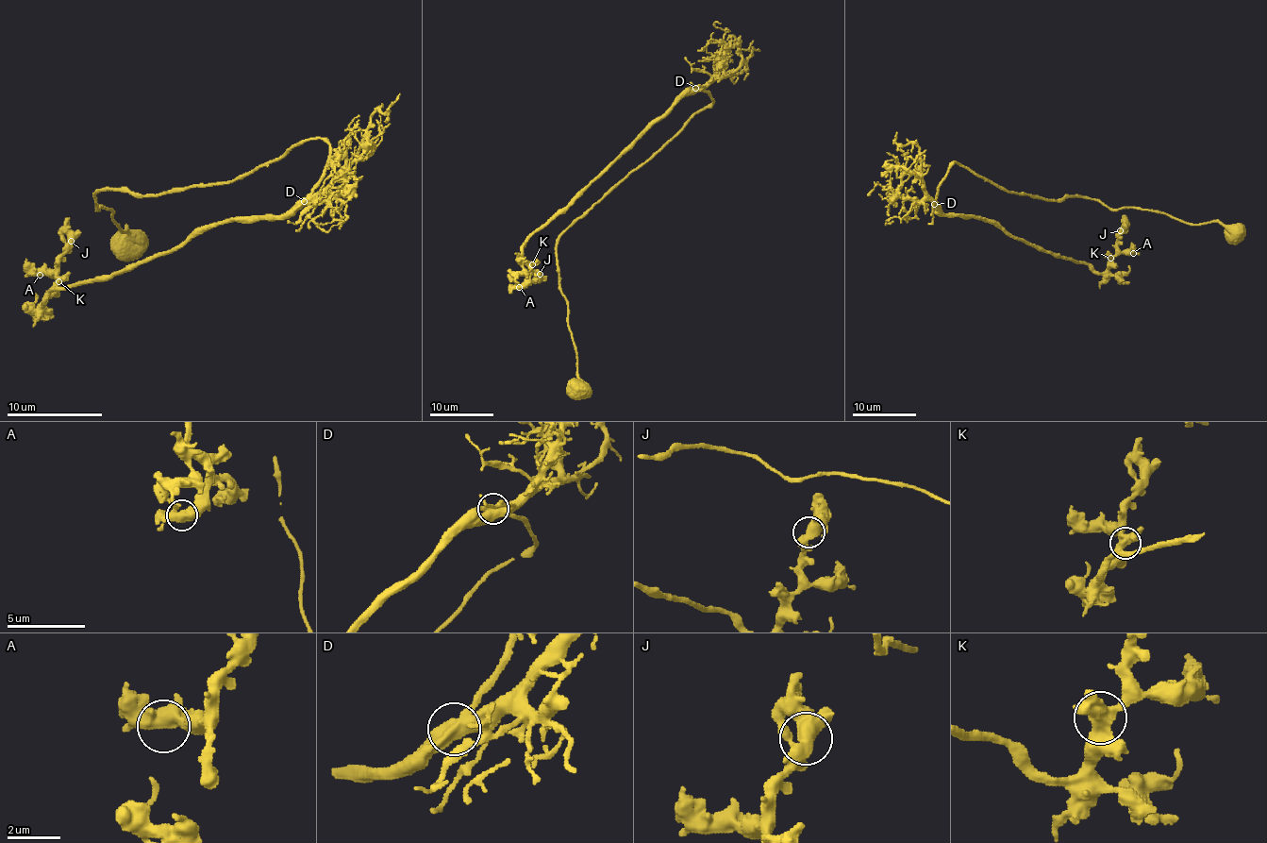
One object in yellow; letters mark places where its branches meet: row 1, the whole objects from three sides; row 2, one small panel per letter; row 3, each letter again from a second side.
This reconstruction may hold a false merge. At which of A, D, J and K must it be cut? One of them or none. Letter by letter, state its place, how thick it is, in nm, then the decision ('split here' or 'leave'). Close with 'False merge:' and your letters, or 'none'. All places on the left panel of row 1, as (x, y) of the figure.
A: at (40, 275); 460 nm thick; leave
D: at (304, 201); 480 nm thick; leave
J: at (71, 241); 440 nm thick; leave
K: at (58, 281); 440 nm thick; leave
False merge: none

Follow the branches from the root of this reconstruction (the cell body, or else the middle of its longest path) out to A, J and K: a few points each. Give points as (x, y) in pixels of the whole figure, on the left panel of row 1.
A: (130, 244), (99, 191), (224, 184), (328, 145), (283, 215), (199, 227), (44, 303), (40, 275)
J: (130, 244), (99, 191), (224, 184), (328, 145), (288, 212), (199, 227), (44, 303), (71, 241)
K: (130, 244), (99, 191), (224, 184), (328, 145), (288, 212), (199, 227), (44, 303), (58, 281)

